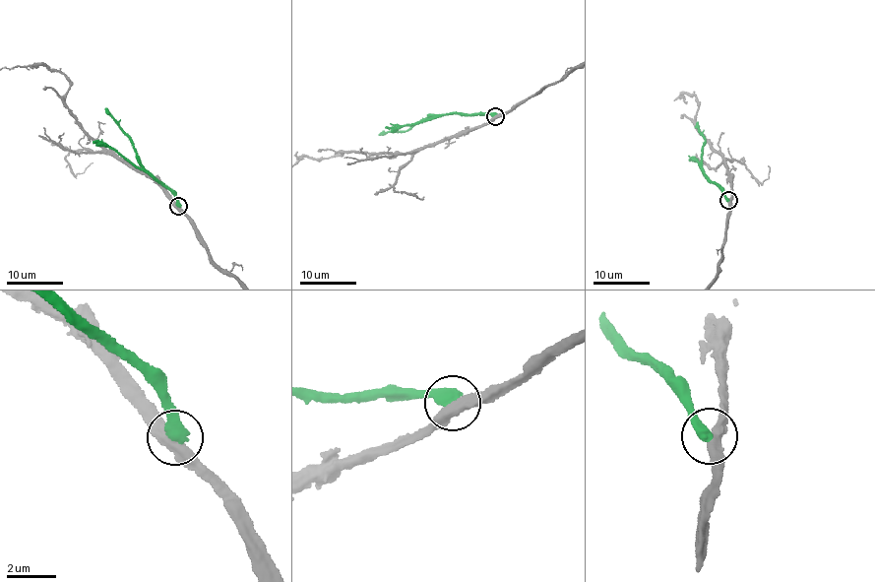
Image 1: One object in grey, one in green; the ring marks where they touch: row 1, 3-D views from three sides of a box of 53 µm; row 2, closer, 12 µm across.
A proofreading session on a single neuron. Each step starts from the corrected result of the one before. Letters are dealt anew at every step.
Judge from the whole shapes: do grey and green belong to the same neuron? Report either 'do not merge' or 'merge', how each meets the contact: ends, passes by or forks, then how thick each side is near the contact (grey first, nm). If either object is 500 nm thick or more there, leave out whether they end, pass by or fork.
do not merge; calibres 480 and 550 nm

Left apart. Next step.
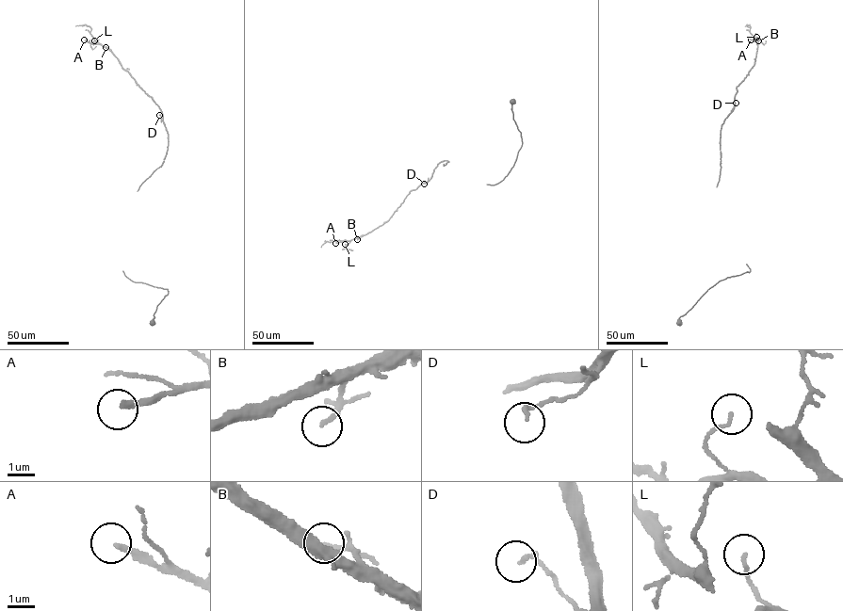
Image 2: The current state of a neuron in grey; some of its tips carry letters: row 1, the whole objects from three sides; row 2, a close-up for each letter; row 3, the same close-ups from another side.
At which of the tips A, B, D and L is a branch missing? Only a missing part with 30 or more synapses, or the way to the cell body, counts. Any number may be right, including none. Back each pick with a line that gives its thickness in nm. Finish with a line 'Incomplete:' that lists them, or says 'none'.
A: 200 nm
Incomplete: A

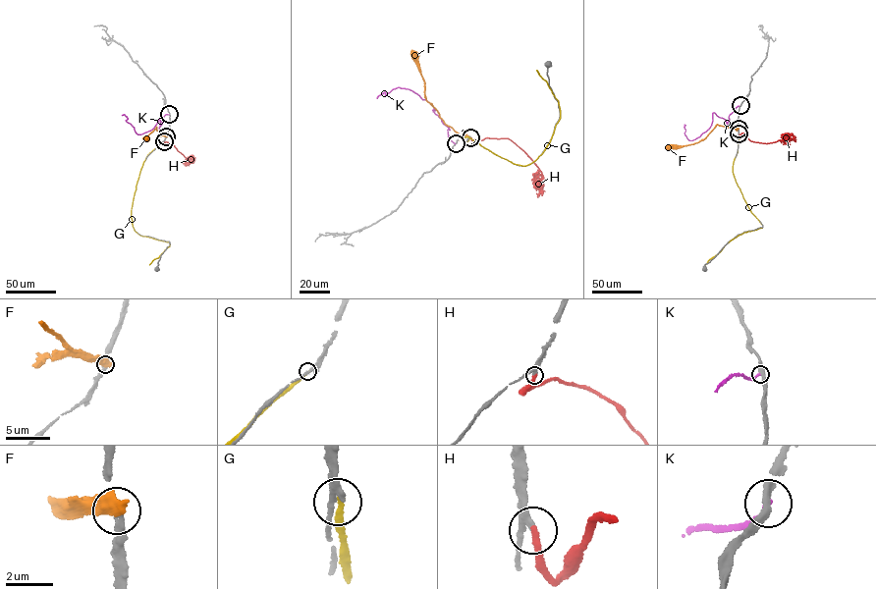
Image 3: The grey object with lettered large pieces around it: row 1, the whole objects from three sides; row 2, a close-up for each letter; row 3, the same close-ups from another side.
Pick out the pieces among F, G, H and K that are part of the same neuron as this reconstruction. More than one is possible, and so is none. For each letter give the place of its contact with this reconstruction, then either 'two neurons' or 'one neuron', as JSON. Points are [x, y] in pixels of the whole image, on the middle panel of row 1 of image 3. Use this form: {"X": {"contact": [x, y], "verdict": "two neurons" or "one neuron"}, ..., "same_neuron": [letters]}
{"F": {"contact": [468, 136], "verdict": "two neurons"}, "G": {"contact": [469, 137], "verdict": "two neurons"}, "H": {"contact": [470, 137], "verdict": "one neuron"}, "K": {"contact": [456, 143], "verdict": "two neurons"}, "same_neuron": ["H"]}

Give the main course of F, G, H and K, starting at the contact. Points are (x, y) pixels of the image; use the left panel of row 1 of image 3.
F: (166, 136), (156, 127), (143, 138), (146, 138)
G: (163, 141), (143, 162), (131, 213), (136, 232), (170, 243), (149, 265)
H: (164, 141), (173, 144), (193, 162), (187, 160)
K: (169, 114), (164, 116), (159, 129), (161, 115), (153, 129), (140, 134), (126, 121), (127, 116), (122, 115)

